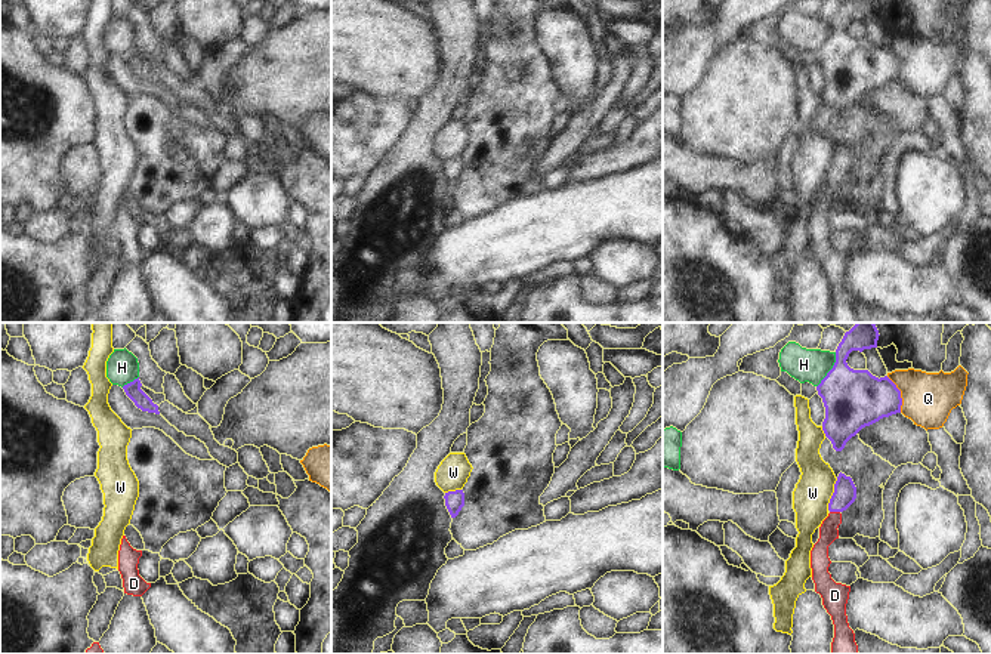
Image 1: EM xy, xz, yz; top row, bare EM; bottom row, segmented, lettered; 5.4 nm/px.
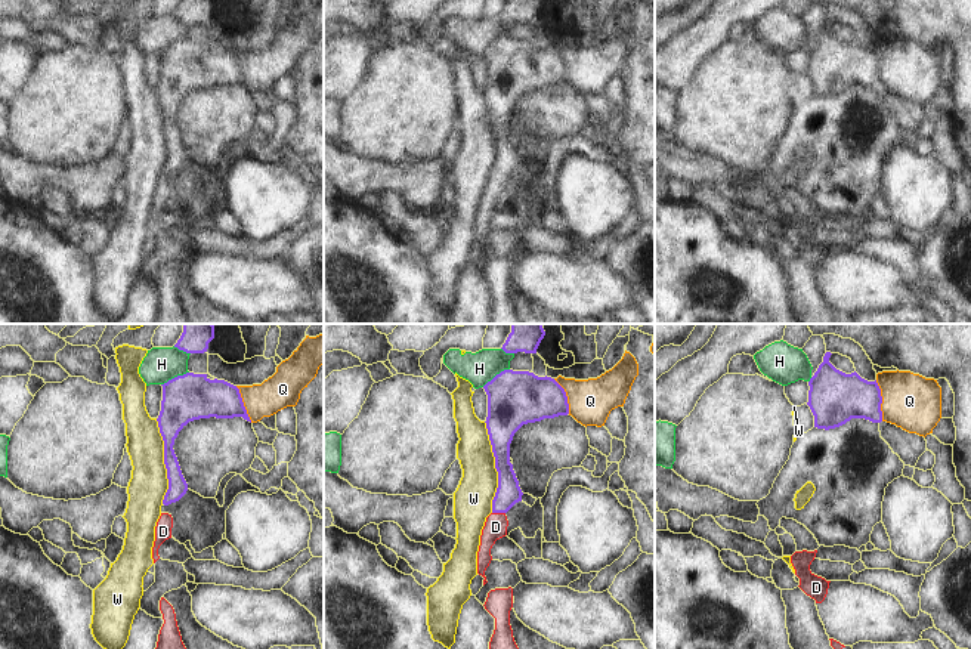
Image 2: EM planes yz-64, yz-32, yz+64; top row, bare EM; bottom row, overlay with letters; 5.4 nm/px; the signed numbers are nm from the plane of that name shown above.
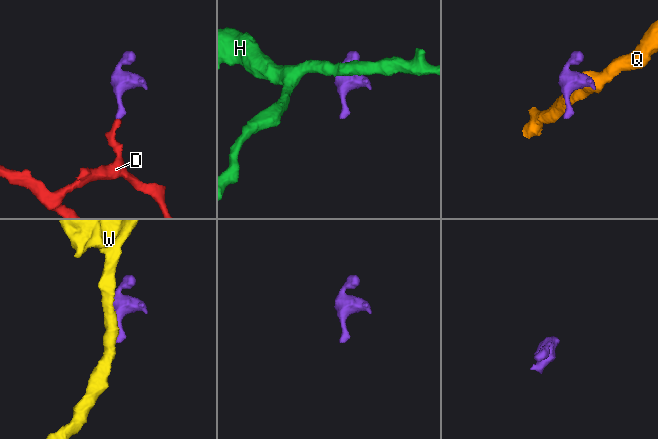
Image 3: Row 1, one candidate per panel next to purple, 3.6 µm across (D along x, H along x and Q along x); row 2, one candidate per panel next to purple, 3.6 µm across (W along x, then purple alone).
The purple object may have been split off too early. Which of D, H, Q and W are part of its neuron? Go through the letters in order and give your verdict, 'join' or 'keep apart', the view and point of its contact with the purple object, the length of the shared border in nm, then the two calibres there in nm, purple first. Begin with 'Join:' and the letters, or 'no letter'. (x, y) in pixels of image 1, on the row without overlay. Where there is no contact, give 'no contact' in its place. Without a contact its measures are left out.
Join: D
D: join; contact yz (834, 179); length 60 nm; calibres 130 and 100 nm
H: keep apart; contact yz (830, 39); length 220 nm; calibres 320 and 180 nm
Q: keep apart; contact yz (900, 62); length 220 nm; calibres 320 and 280 nm
W: keep apart; contact yz (833, 163); length 190 nm; calibres 130 and 200 nm

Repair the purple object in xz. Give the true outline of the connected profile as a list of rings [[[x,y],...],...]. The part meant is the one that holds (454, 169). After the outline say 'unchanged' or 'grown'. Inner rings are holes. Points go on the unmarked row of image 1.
[[[463,158],[448,160],[444,164],[445,175],[451,183],[451,186],[456,186],[461,176],[464,175],[464,161]]]; unchanged

